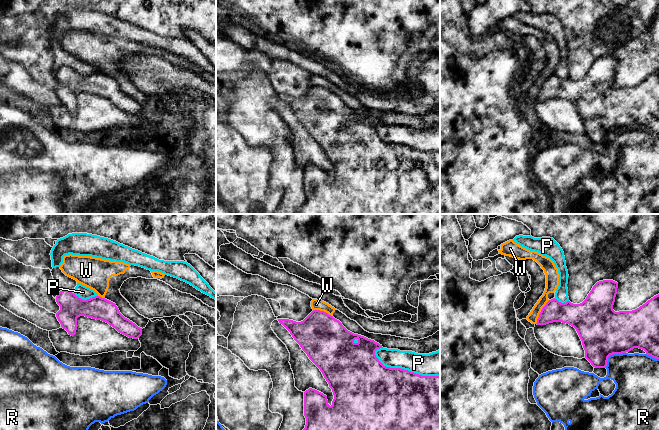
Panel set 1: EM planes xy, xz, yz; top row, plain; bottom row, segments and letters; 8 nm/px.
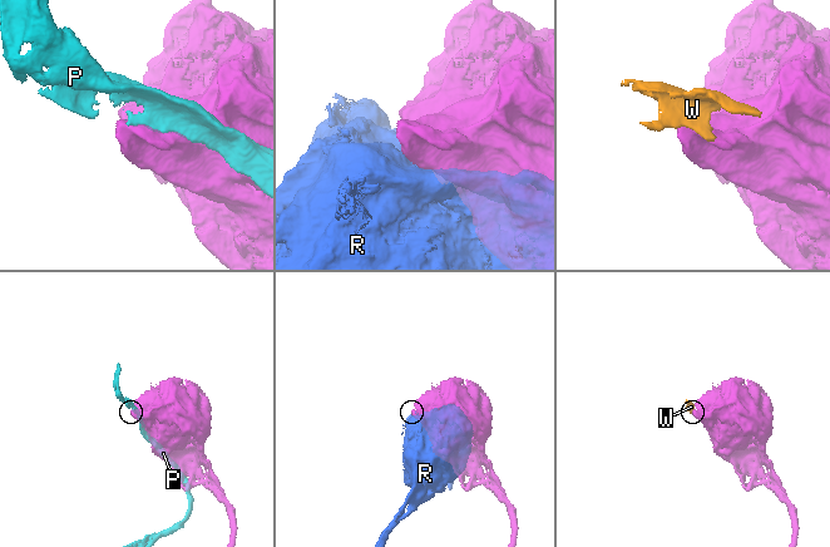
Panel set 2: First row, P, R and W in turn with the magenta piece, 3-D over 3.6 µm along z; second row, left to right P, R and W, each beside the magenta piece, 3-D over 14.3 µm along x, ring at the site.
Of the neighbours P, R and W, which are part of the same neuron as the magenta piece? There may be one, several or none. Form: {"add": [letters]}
{"add": []}

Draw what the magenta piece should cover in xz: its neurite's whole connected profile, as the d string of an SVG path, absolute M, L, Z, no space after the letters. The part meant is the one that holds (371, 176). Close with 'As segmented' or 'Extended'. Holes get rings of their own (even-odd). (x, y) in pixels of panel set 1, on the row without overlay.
M313 86L301 98L289 95L278 95L278 97L290 108L309 135L320 145L334 171L332 181L330 182L327 172L323 169L312 164L304 168L304 192L306 194L306 201L305 204L297 210L297 214L440 214L440 152L422 152L401 144L384 142L375 131L377 125L383 124L382 121L374 116L348 107L339 96L324 87Z. As segmented

